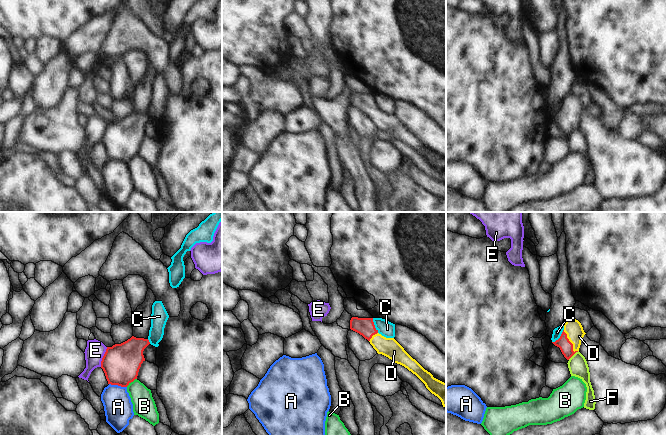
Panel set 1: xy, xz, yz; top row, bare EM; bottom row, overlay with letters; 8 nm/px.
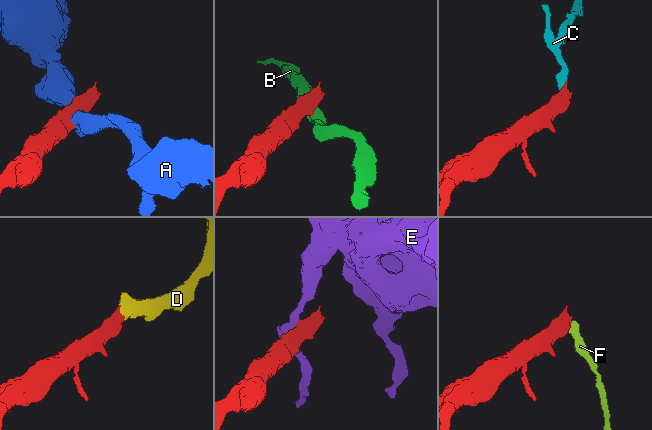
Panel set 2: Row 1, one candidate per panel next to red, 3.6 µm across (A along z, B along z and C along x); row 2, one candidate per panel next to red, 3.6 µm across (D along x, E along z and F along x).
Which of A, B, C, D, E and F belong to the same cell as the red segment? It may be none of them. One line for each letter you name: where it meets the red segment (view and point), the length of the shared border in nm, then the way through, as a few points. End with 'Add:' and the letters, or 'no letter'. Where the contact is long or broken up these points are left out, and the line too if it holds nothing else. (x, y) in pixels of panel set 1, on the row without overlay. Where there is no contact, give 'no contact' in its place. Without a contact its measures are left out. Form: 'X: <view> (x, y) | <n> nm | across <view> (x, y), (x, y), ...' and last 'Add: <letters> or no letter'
D: yz (570, 118) | 200 nm | across yz (566, 123), (570, 118), (573, 104)
Add: D

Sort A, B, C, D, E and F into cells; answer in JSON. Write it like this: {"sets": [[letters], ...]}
{"sets": [["A"], ["B"], ["C", "F"], ["D"], ["E"]]}

